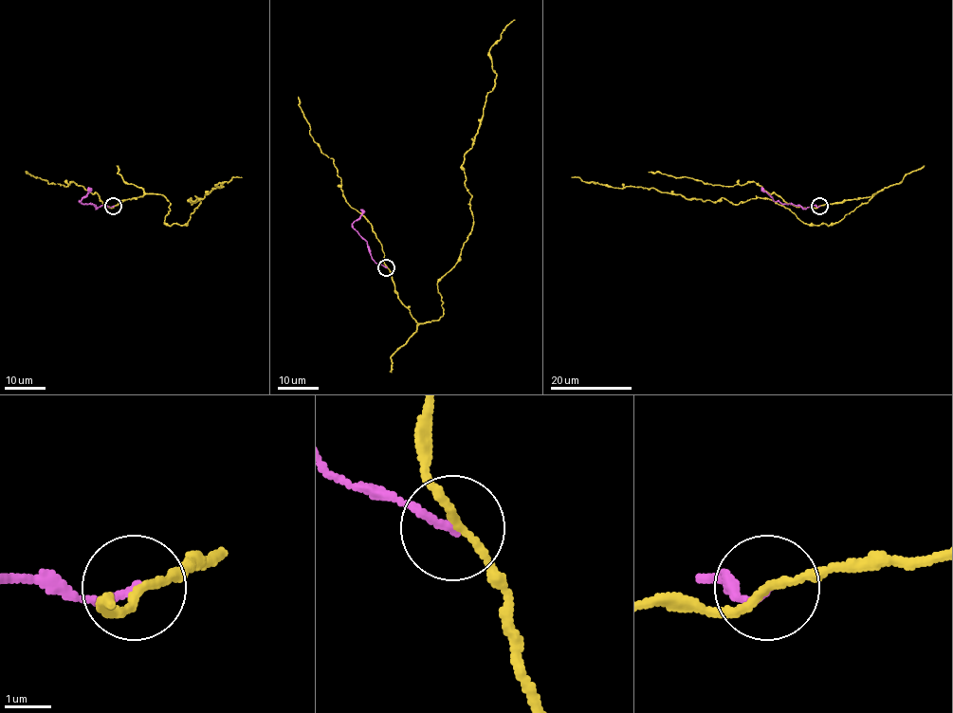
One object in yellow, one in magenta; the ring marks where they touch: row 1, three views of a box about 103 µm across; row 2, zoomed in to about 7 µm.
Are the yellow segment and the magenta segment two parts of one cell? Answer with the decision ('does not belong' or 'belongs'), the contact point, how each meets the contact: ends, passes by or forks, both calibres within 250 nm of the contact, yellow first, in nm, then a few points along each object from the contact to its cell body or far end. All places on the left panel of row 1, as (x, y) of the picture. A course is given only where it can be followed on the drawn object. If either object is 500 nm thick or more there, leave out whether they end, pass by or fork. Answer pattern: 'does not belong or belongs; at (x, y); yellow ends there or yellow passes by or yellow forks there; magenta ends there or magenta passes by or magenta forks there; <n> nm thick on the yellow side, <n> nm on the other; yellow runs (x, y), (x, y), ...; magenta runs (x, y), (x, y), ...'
does not belong; at (113, 206); yellow passes by; magenta ends there; 160 nm thick on the yellow side, 160 nm on the other; yellow runs (114, 206), (157, 193), (170, 203), (164, 222), (184, 226), (199, 205), (191, 198), (242, 177); magenta runs (114, 206), (97, 208), (79, 201), (89, 191), (88, 187)

